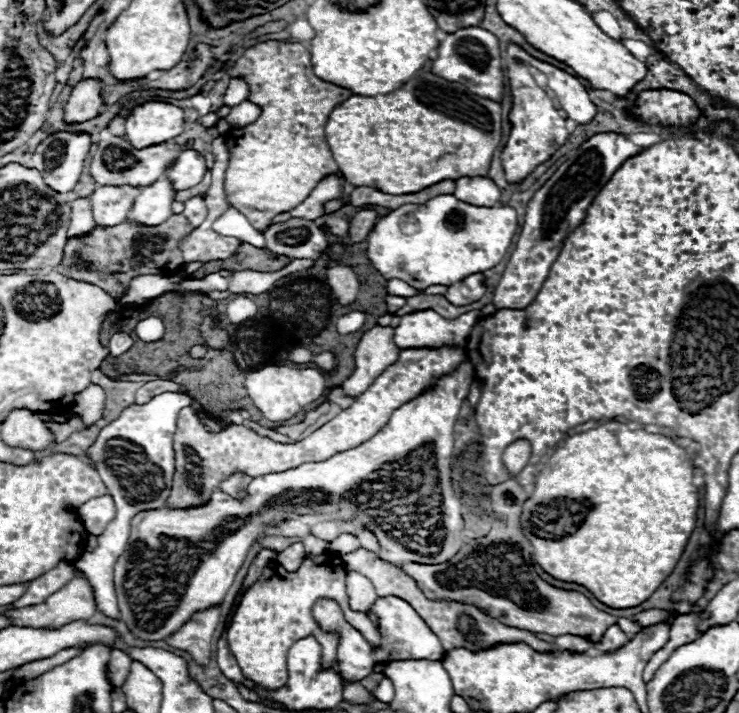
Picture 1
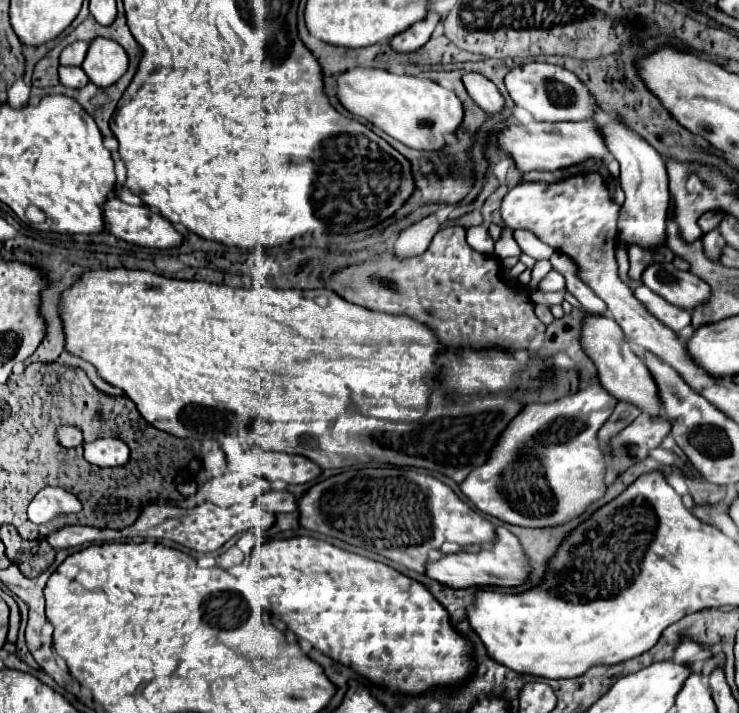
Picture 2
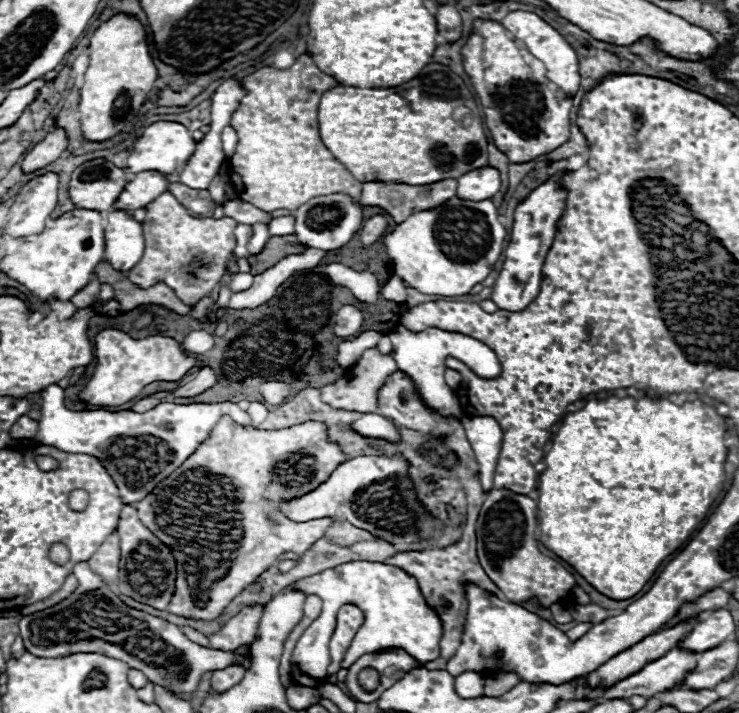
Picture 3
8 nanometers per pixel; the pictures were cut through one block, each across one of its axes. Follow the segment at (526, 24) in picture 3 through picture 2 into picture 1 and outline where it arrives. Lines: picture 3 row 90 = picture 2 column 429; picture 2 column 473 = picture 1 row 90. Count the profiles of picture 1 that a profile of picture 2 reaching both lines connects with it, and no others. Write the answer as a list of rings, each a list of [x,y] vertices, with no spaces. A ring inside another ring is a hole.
[[[510,44],[510,46],[512,46],[512,48],[508,48],[510,56],[536,66],[540,72],[544,72],[548,76],[548,88],[556,94],[556,98],[558,98],[560,106],[566,110],[568,118],[576,120],[578,124],[588,124],[594,118],[594,114],[596,114],[594,104],[592,104],[586,88],[580,84],[580,80],[576,76],[564,74],[564,70],[560,70],[552,64],[546,64],[542,60],[532,60],[532,56],[516,44]]]

